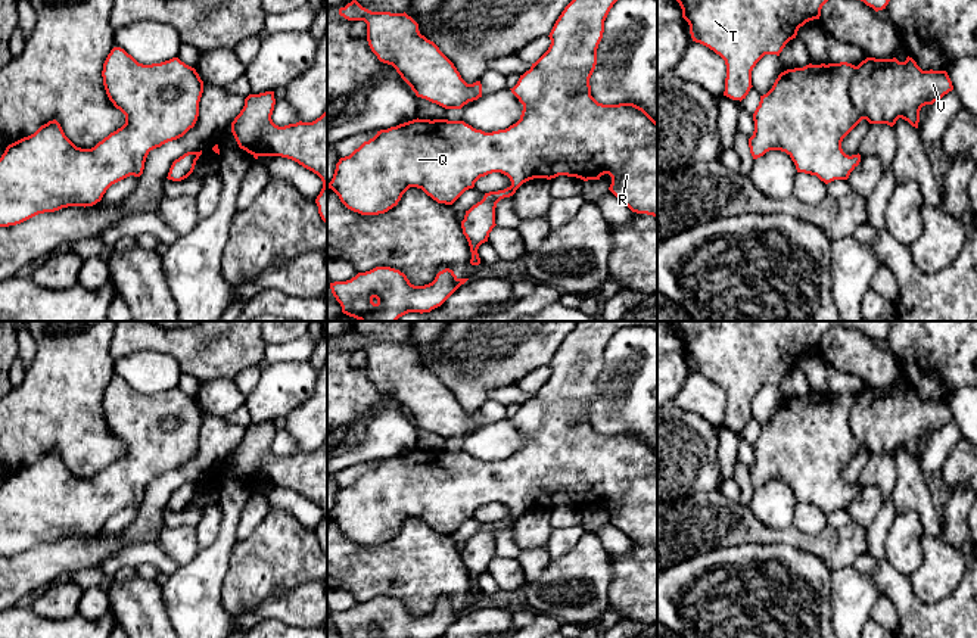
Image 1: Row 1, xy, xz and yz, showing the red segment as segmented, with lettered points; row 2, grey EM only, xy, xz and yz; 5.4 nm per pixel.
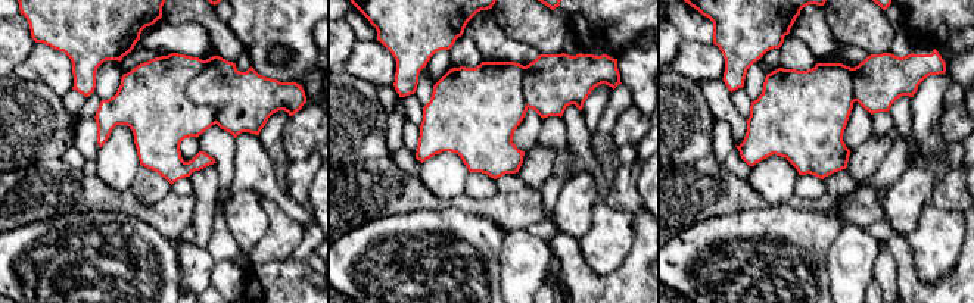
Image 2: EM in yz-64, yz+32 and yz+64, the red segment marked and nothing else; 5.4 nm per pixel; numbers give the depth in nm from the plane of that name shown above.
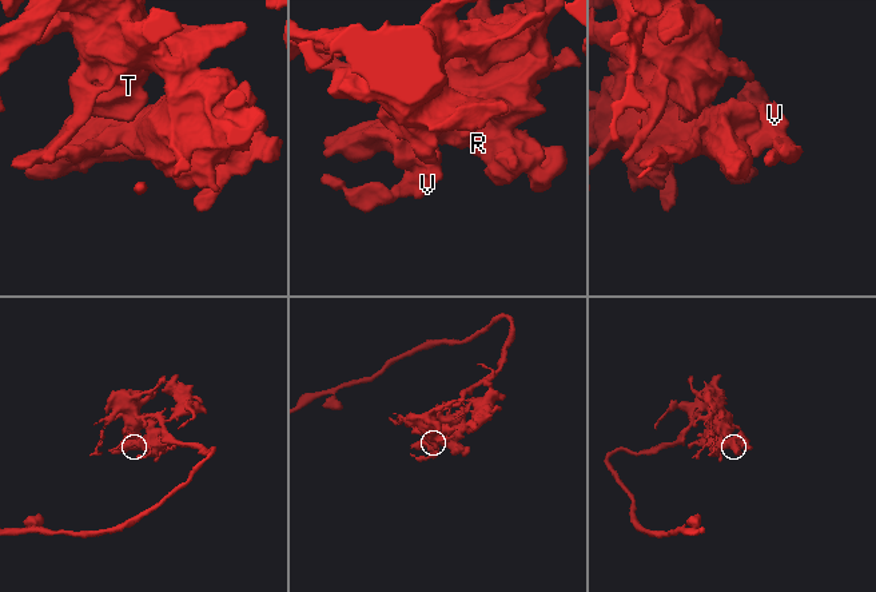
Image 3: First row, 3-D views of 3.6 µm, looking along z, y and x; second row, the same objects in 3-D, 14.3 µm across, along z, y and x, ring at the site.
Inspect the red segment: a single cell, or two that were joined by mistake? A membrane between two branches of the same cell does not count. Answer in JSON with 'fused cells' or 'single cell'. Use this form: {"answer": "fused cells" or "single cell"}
{"answer": "single cell"}

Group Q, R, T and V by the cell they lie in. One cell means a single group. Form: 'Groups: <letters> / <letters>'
Groups: Q R T V

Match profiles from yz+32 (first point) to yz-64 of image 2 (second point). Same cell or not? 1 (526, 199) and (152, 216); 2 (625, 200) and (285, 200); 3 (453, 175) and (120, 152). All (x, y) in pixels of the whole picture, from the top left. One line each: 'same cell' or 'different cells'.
1: same cell
2: different cells
3: same cell

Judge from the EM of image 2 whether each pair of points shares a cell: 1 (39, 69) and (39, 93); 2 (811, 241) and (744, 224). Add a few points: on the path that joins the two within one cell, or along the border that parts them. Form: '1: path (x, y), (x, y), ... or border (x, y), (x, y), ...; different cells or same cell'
1: border (15, 72), (24, 80), (47, 84), (61, 97); different cells
2: path (794, 241), (784, 234), (761, 231); same cell

